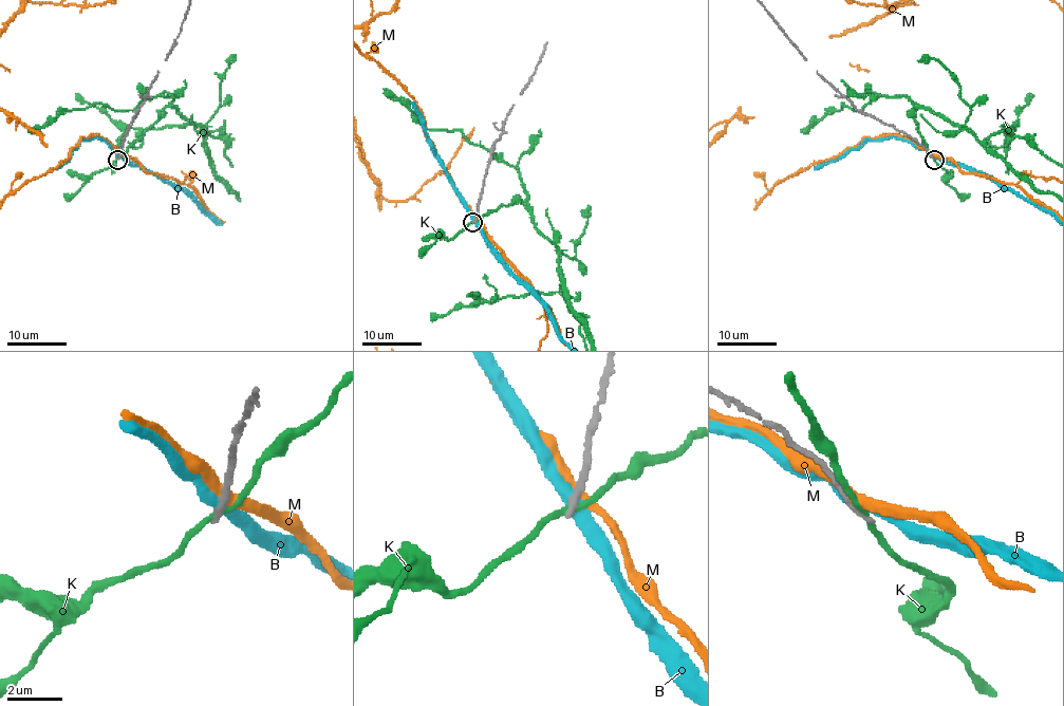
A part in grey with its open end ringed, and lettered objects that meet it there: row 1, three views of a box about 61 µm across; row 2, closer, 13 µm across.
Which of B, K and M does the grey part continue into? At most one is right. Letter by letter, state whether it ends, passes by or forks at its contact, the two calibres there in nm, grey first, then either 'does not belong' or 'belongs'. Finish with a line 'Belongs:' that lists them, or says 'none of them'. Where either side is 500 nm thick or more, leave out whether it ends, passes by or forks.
B: it passes by; calibres 280 and 420 nm; does not belong
K: it passes by; calibres 240 and 200 nm; does not belong
M: it passes by; calibres 200 and 320 nm; does not belong
Belongs: none of them

